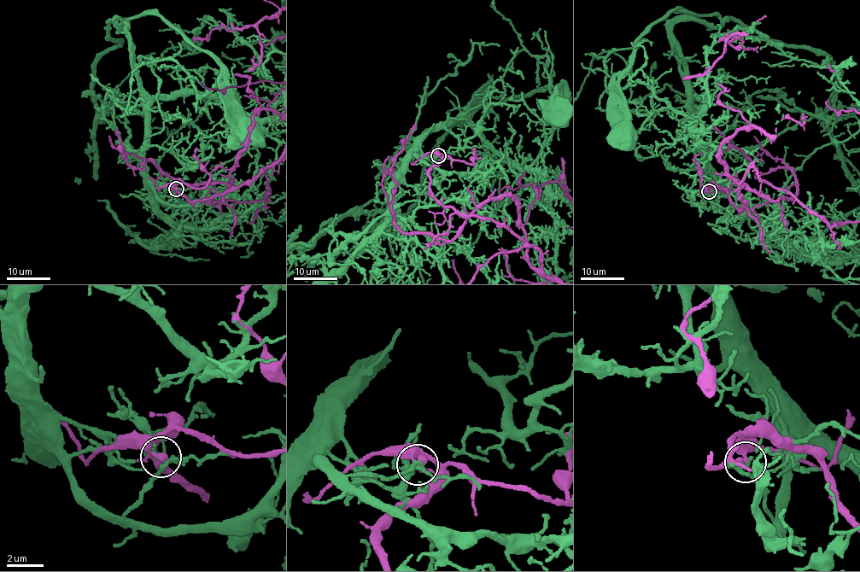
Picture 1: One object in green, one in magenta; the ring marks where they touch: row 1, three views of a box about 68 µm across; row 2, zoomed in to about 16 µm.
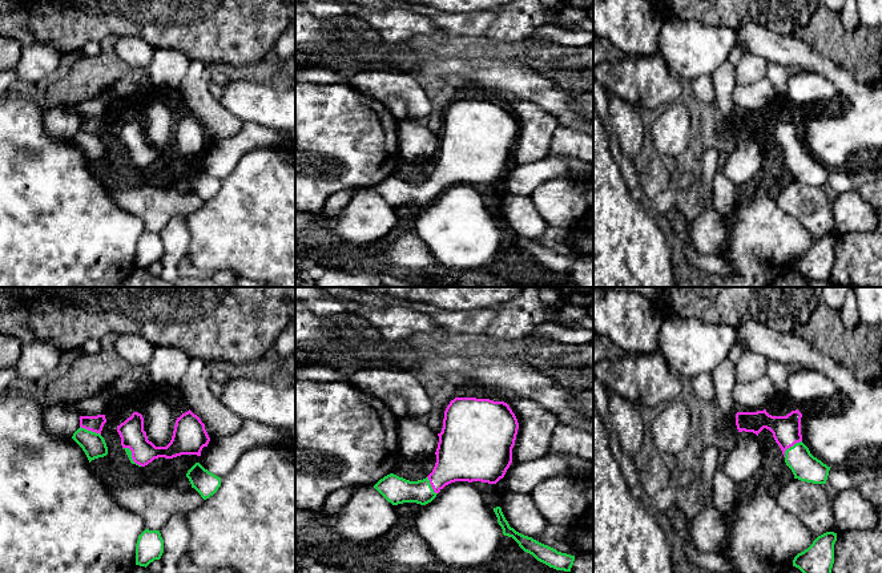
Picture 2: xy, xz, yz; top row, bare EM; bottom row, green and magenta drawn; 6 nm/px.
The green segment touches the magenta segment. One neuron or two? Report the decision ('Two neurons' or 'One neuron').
Two neurons

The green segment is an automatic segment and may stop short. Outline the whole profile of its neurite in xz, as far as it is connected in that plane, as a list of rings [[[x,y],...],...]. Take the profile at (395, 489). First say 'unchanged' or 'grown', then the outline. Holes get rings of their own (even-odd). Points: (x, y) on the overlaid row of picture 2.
unchanged | [[[394,473],[380,479],[374,488],[392,505],[403,503],[426,505],[438,495],[434,492],[428,477],[418,481],[410,481]]]

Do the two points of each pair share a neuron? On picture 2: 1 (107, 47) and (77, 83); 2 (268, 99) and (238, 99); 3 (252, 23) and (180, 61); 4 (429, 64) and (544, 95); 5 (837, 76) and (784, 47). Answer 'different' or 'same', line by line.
1: same
2: same
3: different
4: same
5: same

